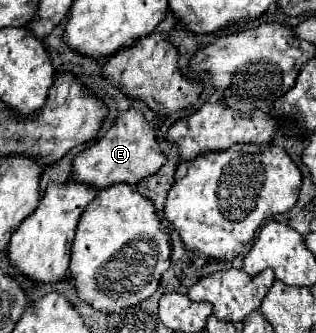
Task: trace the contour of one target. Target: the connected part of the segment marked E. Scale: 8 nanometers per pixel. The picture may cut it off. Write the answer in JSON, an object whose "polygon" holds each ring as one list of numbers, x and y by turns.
{"polygon":[[133,103,131,109,115,121,115,125,105,133,103,139,95,141,91,147,75,155,71,179,97,189,107,189,117,183,137,185,145,177,157,173,167,159,155,139,155,119,157,115,153,115,153,111,145,107,145,103]]}

